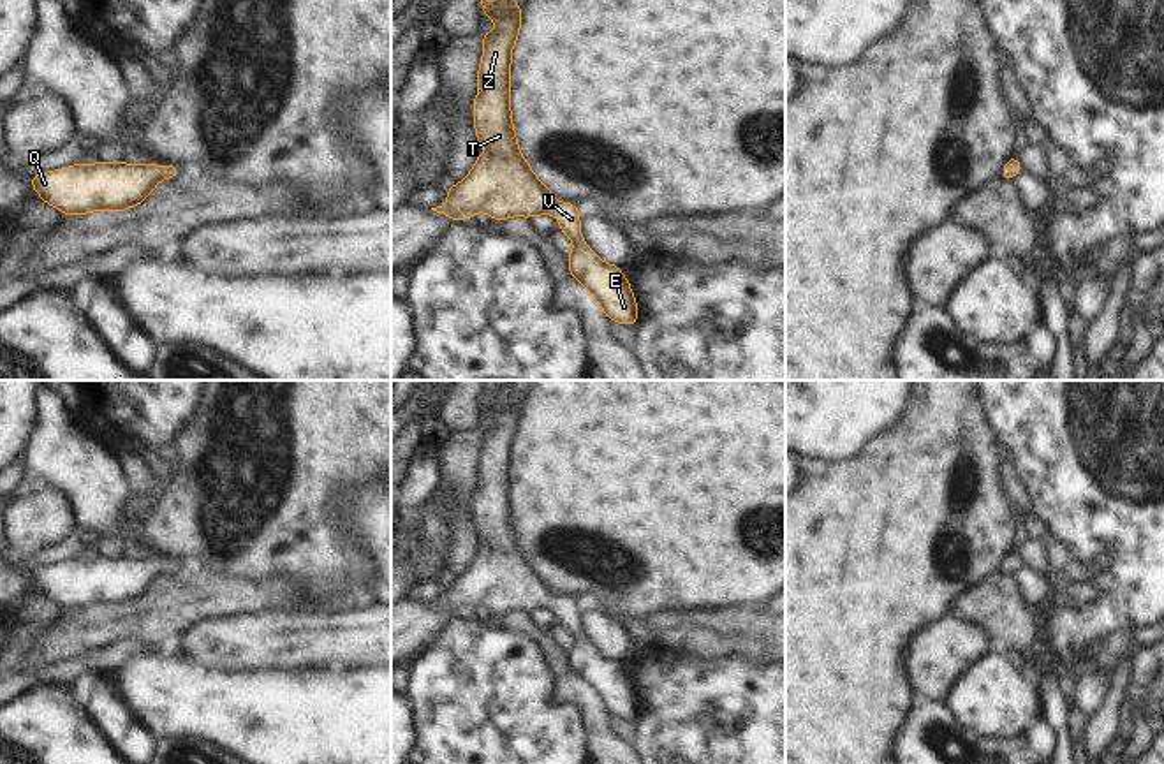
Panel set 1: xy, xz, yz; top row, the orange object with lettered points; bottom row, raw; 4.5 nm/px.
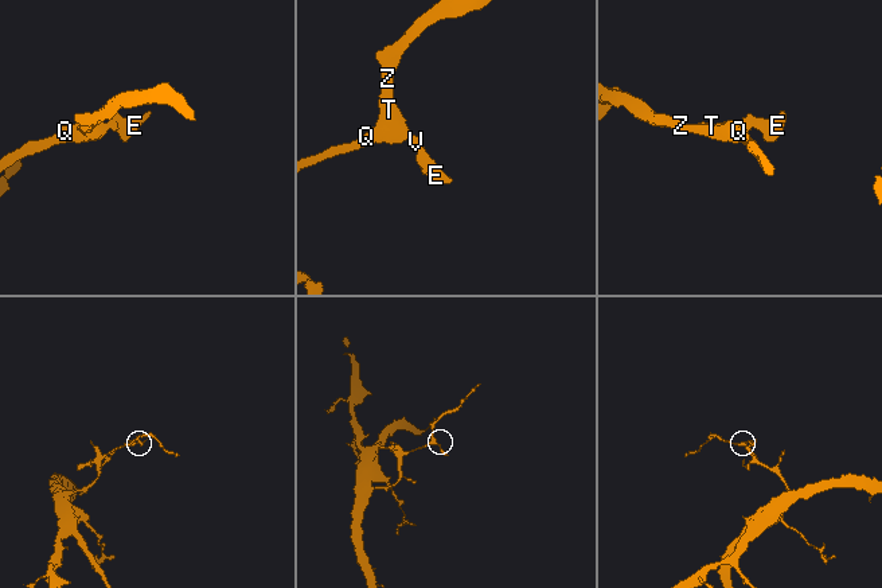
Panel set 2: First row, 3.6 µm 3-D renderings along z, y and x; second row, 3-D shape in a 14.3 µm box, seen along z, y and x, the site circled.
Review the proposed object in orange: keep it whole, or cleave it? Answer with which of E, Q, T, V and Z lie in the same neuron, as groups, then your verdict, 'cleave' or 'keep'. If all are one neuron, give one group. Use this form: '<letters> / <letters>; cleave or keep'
E Q T V Z; keep

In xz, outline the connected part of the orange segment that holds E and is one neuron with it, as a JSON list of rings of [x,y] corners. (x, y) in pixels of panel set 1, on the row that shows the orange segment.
[[[481,0],[483,16],[491,14],[493,33],[483,35],[483,60],[477,72],[479,95],[474,99],[474,127],[479,146],[490,146],[491,153],[481,153],[470,174],[447,190],[447,206],[431,208],[446,213],[451,220],[470,218],[475,211],[484,211],[502,222],[509,217],[534,217],[551,213],[560,220],[562,232],[574,243],[569,255],[569,271],[599,301],[609,320],[634,326],[637,320],[637,305],[630,285],[618,266],[602,262],[585,243],[579,232],[579,211],[574,204],[556,202],[549,188],[532,173],[523,158],[511,118],[511,51],[518,39],[521,11],[516,0],[497,0],[490,4]]]

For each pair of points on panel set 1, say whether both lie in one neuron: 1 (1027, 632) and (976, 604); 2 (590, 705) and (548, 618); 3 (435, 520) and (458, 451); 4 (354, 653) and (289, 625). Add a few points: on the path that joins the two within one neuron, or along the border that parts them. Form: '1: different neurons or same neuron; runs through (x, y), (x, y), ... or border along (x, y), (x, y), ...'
1: same neuron; runs through (1015, 627), (988, 604)
2: different neurons; border along (527, 613), (550, 634)
3: different neurons; border along (437, 493), (449, 528), (451, 546)
4: same neuron; runs through (338, 639), (305, 639)

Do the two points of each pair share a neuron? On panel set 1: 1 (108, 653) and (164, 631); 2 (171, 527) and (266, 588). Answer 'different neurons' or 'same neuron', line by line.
1: different neurons
2: different neurons

